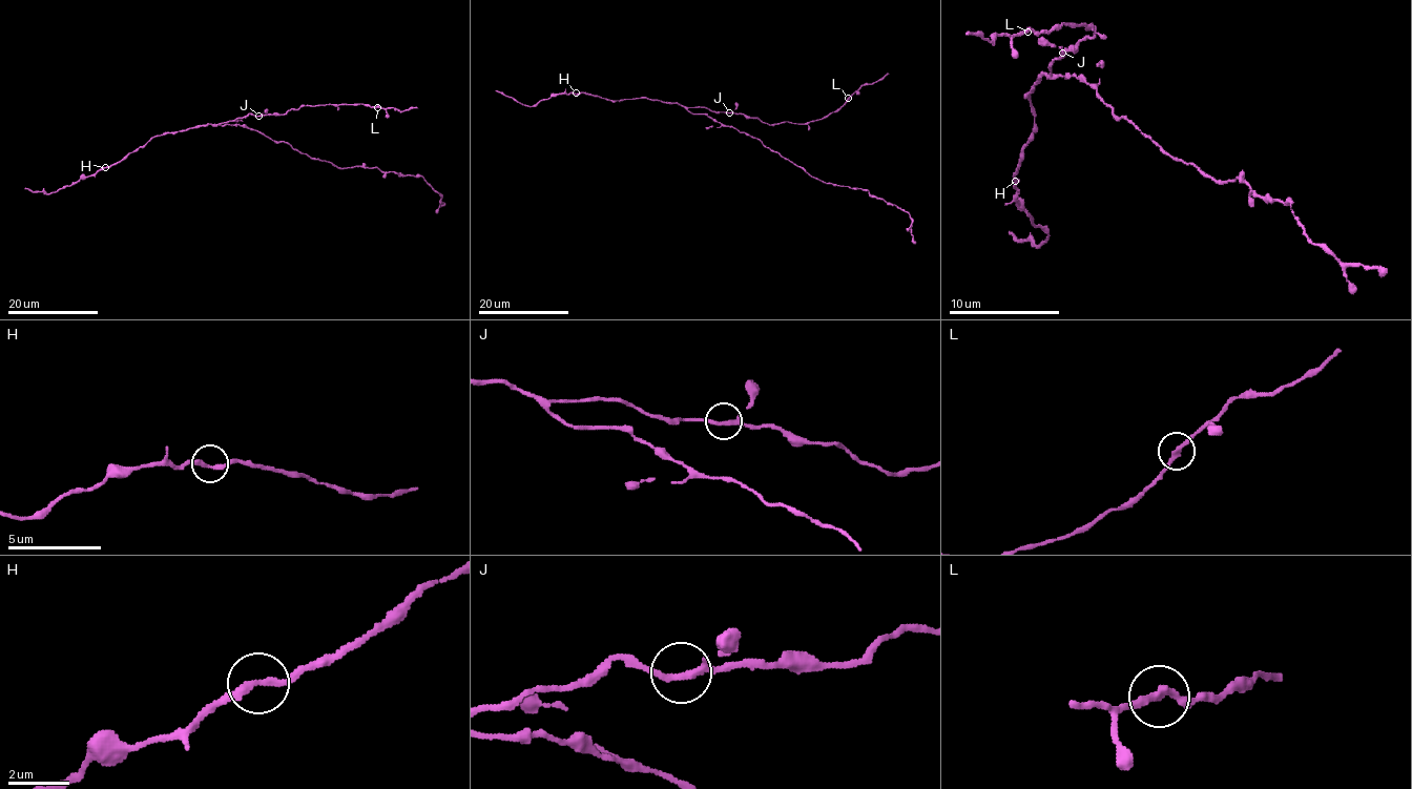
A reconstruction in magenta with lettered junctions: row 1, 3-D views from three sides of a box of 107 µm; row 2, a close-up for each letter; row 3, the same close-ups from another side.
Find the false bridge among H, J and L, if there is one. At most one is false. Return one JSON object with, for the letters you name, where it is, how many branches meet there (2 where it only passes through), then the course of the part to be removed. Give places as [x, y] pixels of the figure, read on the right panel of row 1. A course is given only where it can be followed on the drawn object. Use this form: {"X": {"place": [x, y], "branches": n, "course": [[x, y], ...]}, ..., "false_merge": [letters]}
{"false_merge": []}

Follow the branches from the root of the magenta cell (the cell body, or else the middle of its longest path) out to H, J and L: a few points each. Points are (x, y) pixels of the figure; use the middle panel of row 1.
H: (721, 124), (706, 115), (691, 113), (677, 103), (645, 98), (614, 101), (576, 92)
J: (721, 124), (706, 115), (694, 115), (688, 108), (729, 112)
L: (721, 124), (688, 108), (743, 113), (769, 124), (808, 123), (835, 112), (849, 98)

